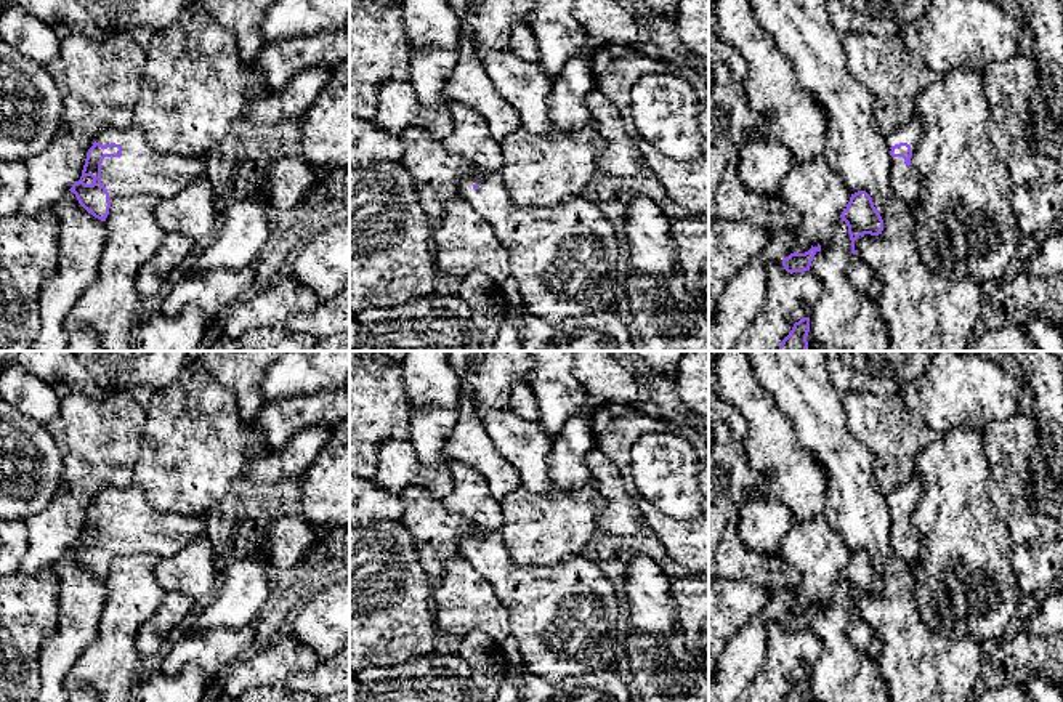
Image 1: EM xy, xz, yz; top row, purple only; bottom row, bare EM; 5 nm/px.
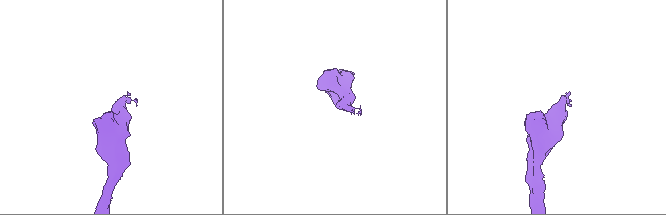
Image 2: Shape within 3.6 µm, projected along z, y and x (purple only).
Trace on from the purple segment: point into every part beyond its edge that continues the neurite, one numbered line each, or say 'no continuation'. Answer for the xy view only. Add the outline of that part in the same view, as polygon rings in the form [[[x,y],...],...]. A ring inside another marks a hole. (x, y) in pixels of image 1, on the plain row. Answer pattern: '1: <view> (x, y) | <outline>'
1: xy (162, 534) | [[[135,482],[123,489],[104,489],[96,502],[122,505],[120,516],[104,516],[101,522],[101,542],[111,559],[133,553],[172,556],[204,534],[207,516],[162,513],[148,502],[144,490]]]

